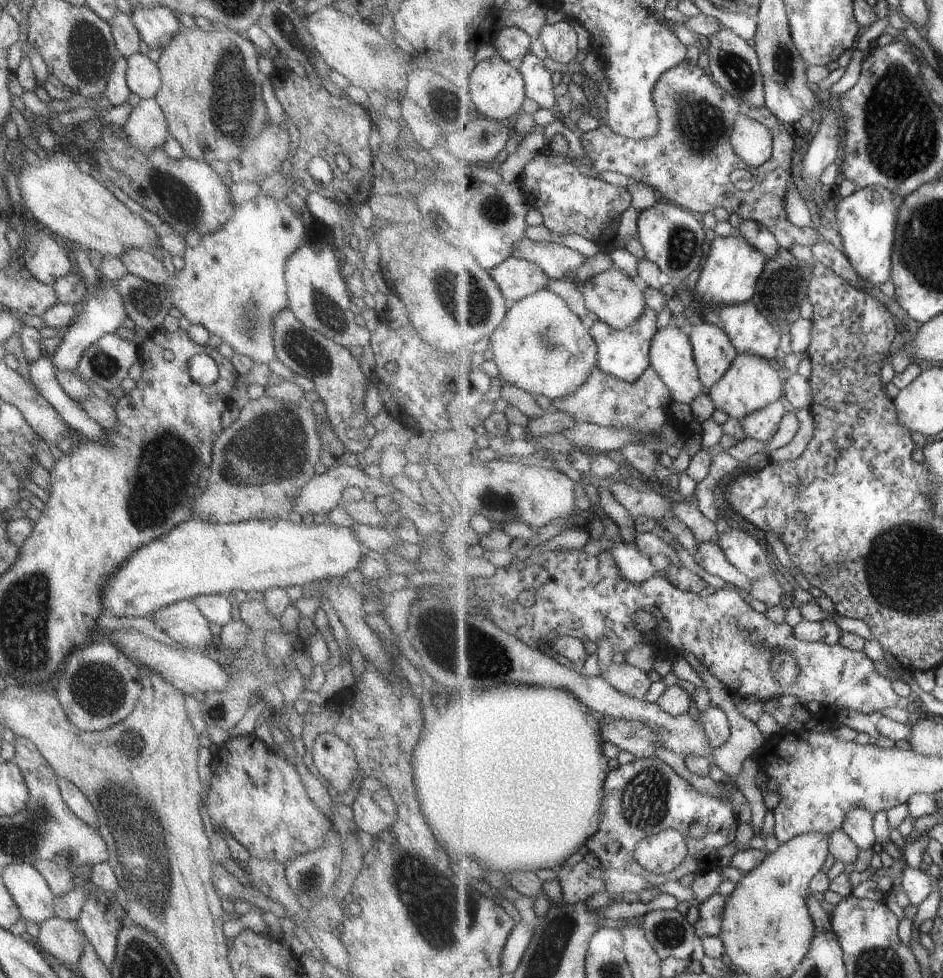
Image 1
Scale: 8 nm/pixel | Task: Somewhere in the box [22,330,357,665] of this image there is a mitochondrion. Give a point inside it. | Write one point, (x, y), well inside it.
(166, 463)

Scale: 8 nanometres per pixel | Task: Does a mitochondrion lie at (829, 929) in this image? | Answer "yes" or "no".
no

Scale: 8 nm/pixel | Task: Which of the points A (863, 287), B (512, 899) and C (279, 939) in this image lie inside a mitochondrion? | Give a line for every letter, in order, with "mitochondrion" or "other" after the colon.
A: other
B: other
C: other

